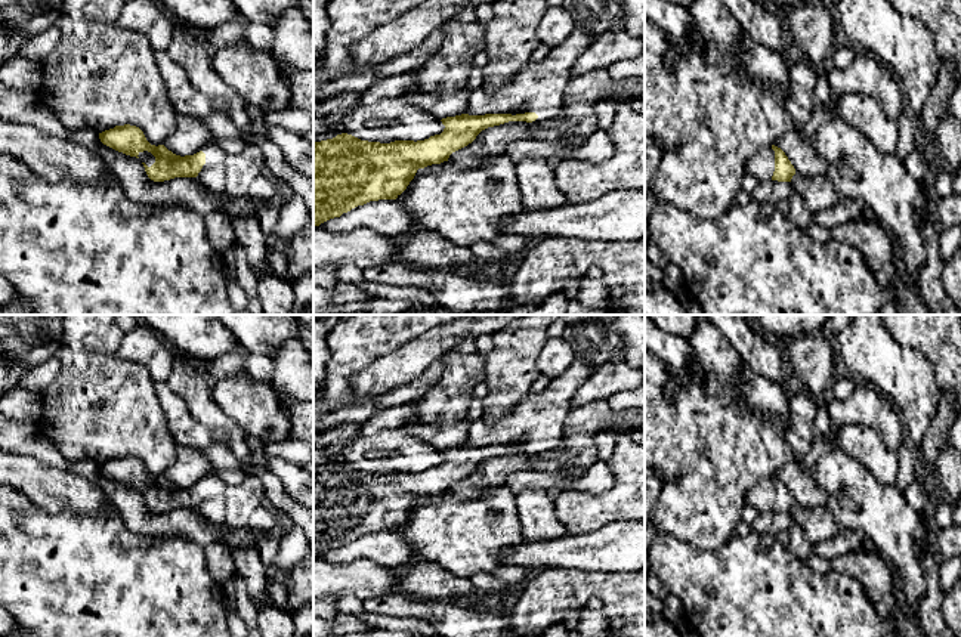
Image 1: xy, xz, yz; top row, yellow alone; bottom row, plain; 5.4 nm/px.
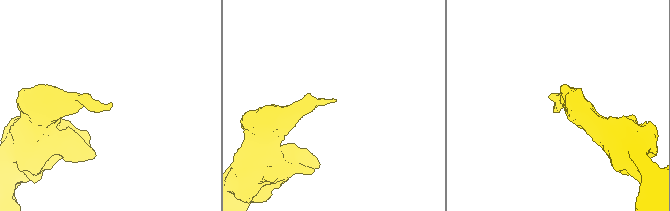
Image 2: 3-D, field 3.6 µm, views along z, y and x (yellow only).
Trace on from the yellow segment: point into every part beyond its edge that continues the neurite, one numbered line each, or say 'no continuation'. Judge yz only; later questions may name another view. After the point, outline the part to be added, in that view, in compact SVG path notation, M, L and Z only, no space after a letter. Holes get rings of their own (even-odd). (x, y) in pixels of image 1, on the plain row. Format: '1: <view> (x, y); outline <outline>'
1: yz (760, 495); outline M772 477L757 480L745 494L745 505L754 507L758 513L772 511L775 503L775 482Z

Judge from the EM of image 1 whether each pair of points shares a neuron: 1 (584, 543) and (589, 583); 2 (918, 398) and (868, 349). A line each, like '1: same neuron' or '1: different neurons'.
1: different neurons
2: same neuron

